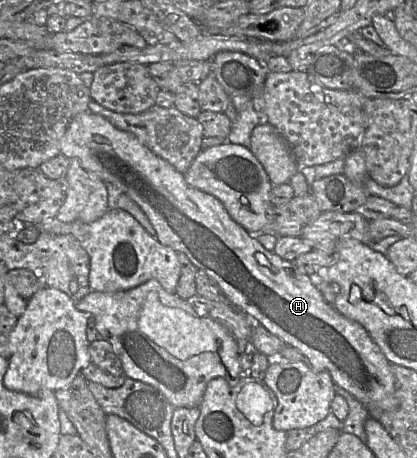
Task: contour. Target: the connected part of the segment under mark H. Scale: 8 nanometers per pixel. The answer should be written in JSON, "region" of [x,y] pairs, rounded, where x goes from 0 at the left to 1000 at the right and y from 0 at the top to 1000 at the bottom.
{"region":[[[211,240],[165,269],[146,306],[146,336],[187,345],[206,371],[302,421],[345,461],[388,533],[444,555],[475,590],[492,594],[523,622],[556,670],[576,675],[609,705],[669,736],[683,753],[712,762],[755,810],[784,810],[808,849],[835,854],[875,886],[914,897],[954,889],[952,838],[938,793],[878,718],[806,679],[777,655],[743,605],[719,596],[700,572],[640,548],[614,513],[592,507],[552,474],[523,434],[458,406],[439,378],[367,334],[319,293],[278,279],[249,255]]]}

